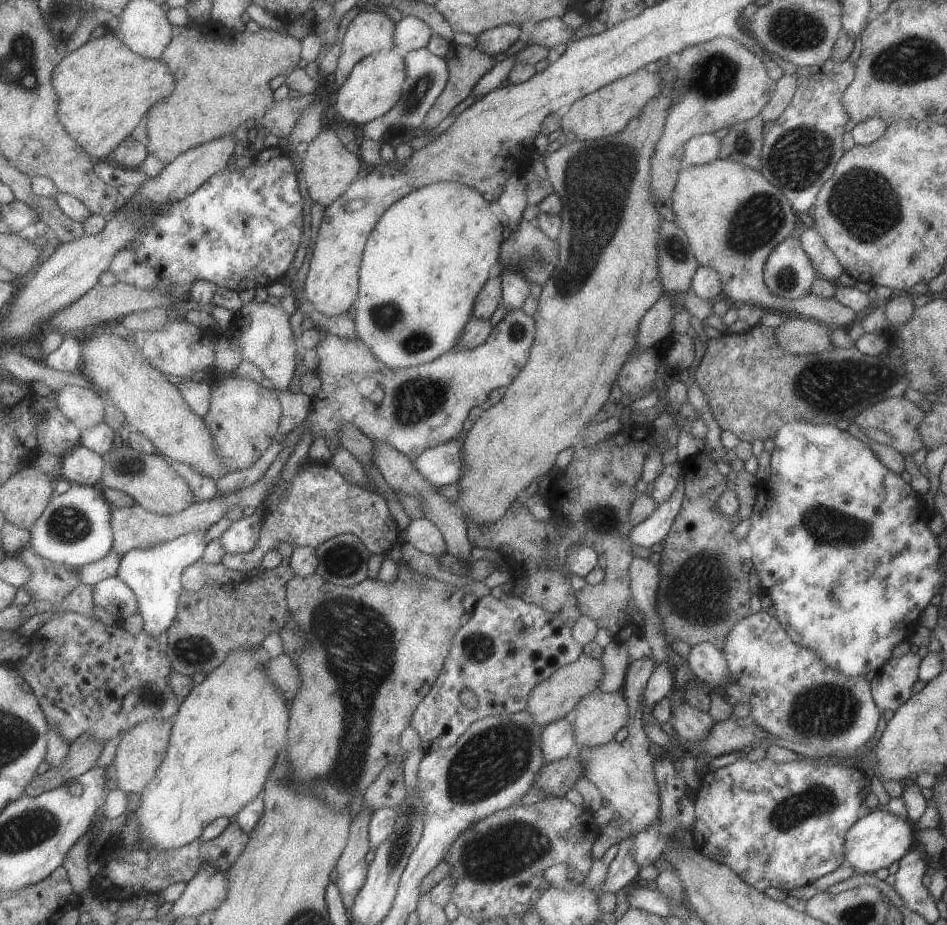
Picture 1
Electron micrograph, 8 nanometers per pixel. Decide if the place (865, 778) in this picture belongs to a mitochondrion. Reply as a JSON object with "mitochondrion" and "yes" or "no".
{"mitochondrion":"no"}

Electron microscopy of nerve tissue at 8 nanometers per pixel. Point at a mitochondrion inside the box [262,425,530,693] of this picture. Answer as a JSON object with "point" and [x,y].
{"point":[343,560]}

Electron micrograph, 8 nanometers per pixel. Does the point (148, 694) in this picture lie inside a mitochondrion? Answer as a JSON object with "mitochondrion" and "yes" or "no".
{"mitochondrion":"yes"}

